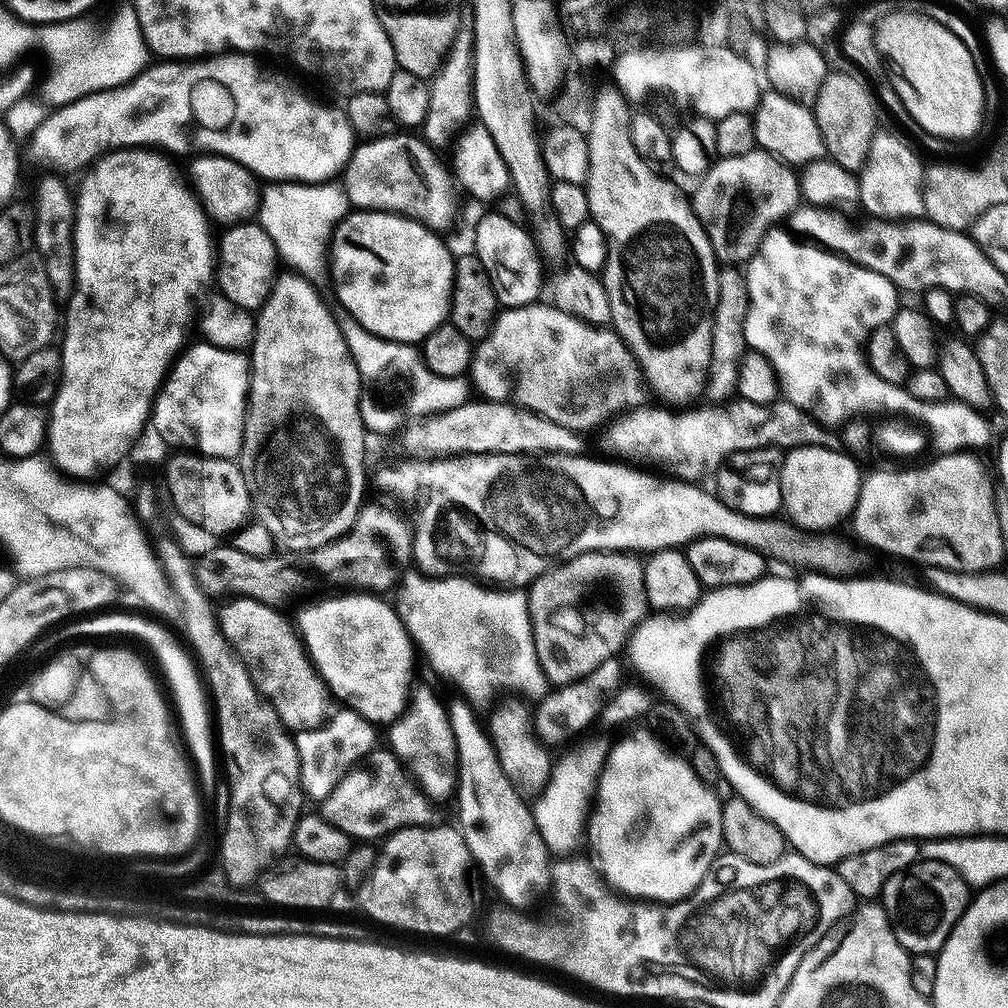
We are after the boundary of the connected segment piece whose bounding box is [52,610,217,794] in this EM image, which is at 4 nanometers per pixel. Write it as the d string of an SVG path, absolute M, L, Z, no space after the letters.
M110 610L107 612L100 612L89 616L84 616L66 623L63 623L58 629L53 631L53 634L58 640L68 640L76 636L128 636L130 638L136 638L142 643L146 644L149 650L154 654L170 688L170 698L176 713L178 712L178 718L180 720L180 728L184 736L184 740L188 746L190 752L189 757L193 760L193 763L197 764L198 770L198 782L203 793L213 790L216 784L216 742L214 739L214 726L212 723L212 714L210 711L210 704L208 701L208 694L204 685L198 676L200 675L199 669L193 660L193 657L189 654L189 651L180 646L181 641L174 638L173 634L167 629L167 625L164 625L157 619L148 617L147 615L140 616L138 614L132 614L130 612L112 612L116 610Z

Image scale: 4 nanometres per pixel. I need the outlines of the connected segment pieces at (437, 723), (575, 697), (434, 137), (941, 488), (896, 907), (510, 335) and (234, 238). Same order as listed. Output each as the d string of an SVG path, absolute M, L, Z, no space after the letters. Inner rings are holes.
M413 687L408 708L391 725L391 751L412 773L415 781L434 802L441 802L456 790L456 743L445 701L428 688Z
M613 658L602 662L598 670L586 674L578 682L563 684L555 690L549 691L534 708L534 731L545 744L555 746L571 736L579 734L583 728L597 723L600 711L608 703L608 699L625 683L624 668L619 659Z
M467 31L457 32L455 38L452 39L452 47L445 54L436 75L431 77L428 89L430 90L430 106L422 125L422 136L433 149L441 150L440 148L444 147L447 149L461 128L467 125L474 116L472 37Z
M952 450L949 456L940 456L937 460L932 460L929 464L924 464L921 468L884 468L881 472L872 472L863 477L860 482L860 493L858 494L858 502L856 508L852 511L850 517L850 525L852 524L851 535L865 549L873 550L877 548L880 552L886 552L890 556L905 556L906 559L925 560L925 565L934 568L949 568L955 572L990 572L1001 567L1000 564L1004 560L1004 547L1006 541L1003 538L1003 532L999 529L998 514L995 513L995 492L997 485L994 483L994 476L988 473L988 468L979 460L978 457L972 456L968 450Z
M923 858L906 870L894 874L886 882L882 903L892 923L894 938L902 942L912 956L931 956L939 953L946 938L968 909L970 889L958 870L950 870L946 862L934 862Z
M537 302L534 304L527 304L526 306L522 306L521 308L504 308L503 311L497 315L496 319L492 322L492 328L485 334L484 337L475 345L473 354L472 354L472 367L470 369L470 384L473 389L476 388L480 391L479 395L483 397L483 399L491 402L511 402L516 405L517 408L525 408L526 410L530 410L531 412L536 412L540 416L545 416L546 418L550 418L550 422L558 422L558 426L566 426L570 430L574 430L575 432L586 434L590 428L599 429L601 426L608 423L609 420L619 417L621 414L627 413L629 410L636 410L641 407L645 403L644 400L644 380L646 384L646 376L642 371L639 364L636 362L636 357L632 355L632 351L628 349L627 344L624 343L622 337L615 332L611 327L608 326L597 326L594 324L588 324L584 320L579 320L578 318L574 318L570 314L566 314L562 309L553 306L548 302Z
M258 222L234 224L219 233L216 248L215 283L220 283L219 295L230 298L234 306L242 306L247 312L255 313L266 302L278 275L278 257L270 234Z

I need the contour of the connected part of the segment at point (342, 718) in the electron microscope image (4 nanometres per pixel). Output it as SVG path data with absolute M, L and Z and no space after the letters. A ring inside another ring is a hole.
M341 707L339 711L325 720L320 727L307 728L295 733L300 763L300 786L309 801L319 802L326 799L330 790L334 790L334 786L342 782L342 778L350 769L361 763L371 752L377 751L377 725L362 718L362 714L358 714L352 708Z

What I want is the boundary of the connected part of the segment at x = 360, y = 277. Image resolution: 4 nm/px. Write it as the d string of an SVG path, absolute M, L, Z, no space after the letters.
M352 210L332 231L330 281L336 291L336 300L347 315L383 340L416 346L438 325L445 323L449 319L448 305L452 303L453 274L454 257L448 251L447 243L431 228L424 227L417 220L409 220L407 216Z

